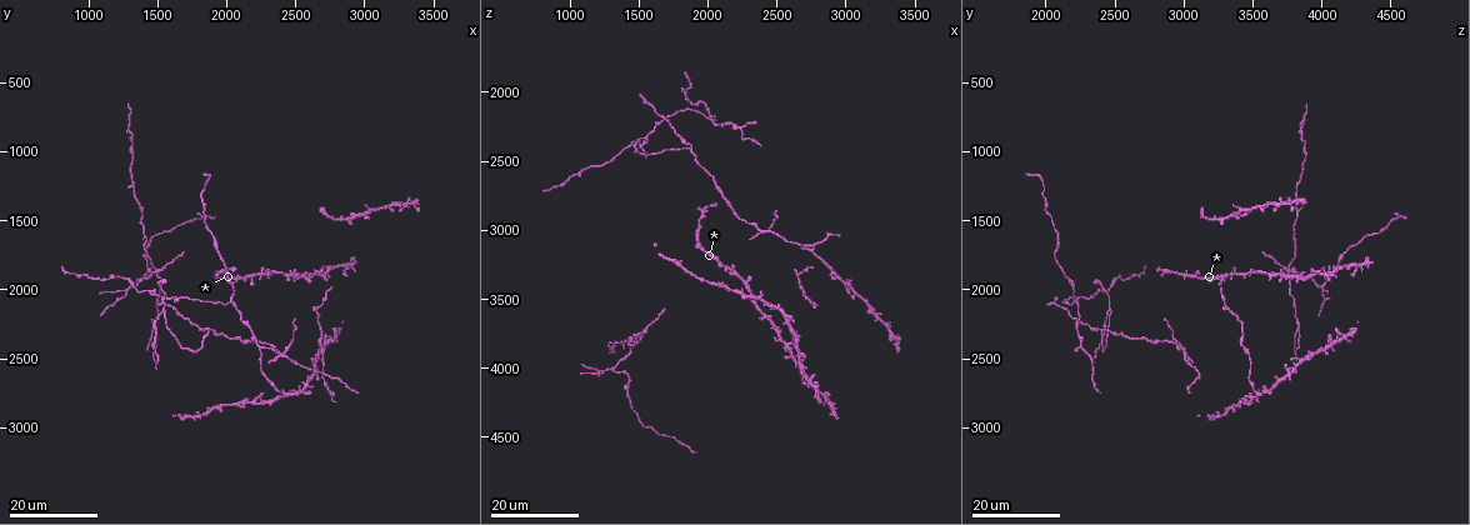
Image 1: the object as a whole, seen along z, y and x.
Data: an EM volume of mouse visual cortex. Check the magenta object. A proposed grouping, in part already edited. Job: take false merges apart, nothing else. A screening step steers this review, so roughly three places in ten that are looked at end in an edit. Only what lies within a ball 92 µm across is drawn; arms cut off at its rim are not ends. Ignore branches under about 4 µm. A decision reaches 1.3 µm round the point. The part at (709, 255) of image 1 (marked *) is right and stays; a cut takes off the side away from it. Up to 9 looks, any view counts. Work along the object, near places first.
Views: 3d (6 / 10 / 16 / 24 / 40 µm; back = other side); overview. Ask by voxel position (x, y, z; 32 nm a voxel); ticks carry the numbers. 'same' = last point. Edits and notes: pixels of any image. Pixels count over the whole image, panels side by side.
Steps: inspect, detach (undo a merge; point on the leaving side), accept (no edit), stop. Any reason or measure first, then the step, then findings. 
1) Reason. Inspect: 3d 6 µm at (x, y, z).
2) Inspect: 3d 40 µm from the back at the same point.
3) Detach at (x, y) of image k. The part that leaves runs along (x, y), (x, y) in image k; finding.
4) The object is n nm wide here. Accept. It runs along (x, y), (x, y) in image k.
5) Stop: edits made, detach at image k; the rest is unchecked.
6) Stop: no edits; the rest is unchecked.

Three arms meet. Inspect: 3d 24 µm at (2020, 2080, 2200).

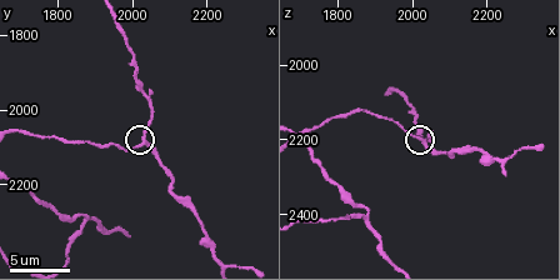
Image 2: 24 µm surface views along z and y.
Inspect: 3d 10 µm at (2030, 2090, 2210).

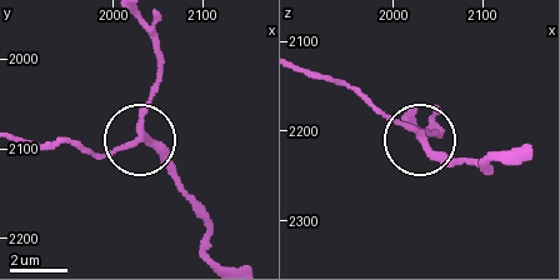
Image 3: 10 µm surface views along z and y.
3 arms meet here. Accept. One cell here.

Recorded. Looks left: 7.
Arms part here. Inspect: 3d 24 µm at (2880, 1480, 3260).

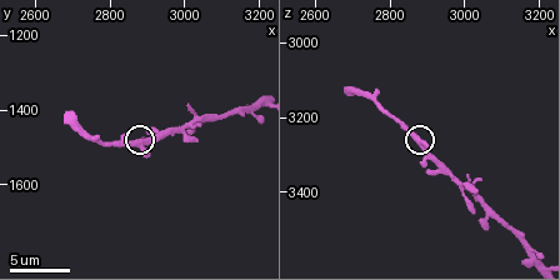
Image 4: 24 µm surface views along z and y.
Zoom in. Inspect: 3d 10 µm at (2880, 1490, 3280).

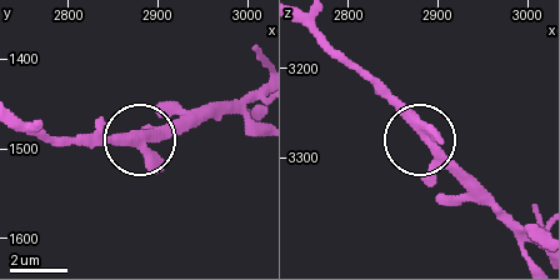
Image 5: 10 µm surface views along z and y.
Accept. All the same cell.

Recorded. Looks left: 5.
Three arms meet. Inspect: 3d 16 µm at (2420, 2480, 3000).

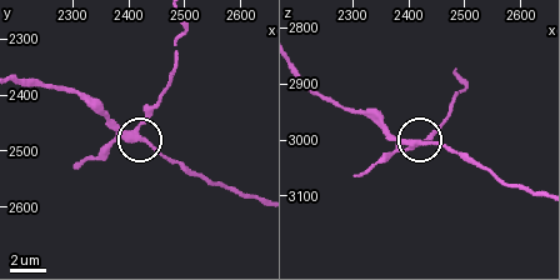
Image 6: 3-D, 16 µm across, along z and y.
Inspect: 3d 6 µm at (2415, 2465, 3005).

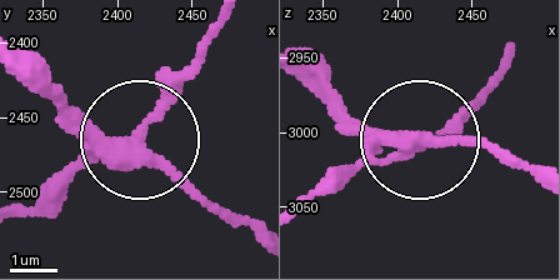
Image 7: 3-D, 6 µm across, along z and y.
The object is 280 nm wide here. Detach at (54, 174) of image 7. The part that leaves runs along (115, 155), (206, 28) in image 7; a second cell is stuck on.

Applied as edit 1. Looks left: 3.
Inspect: overview.

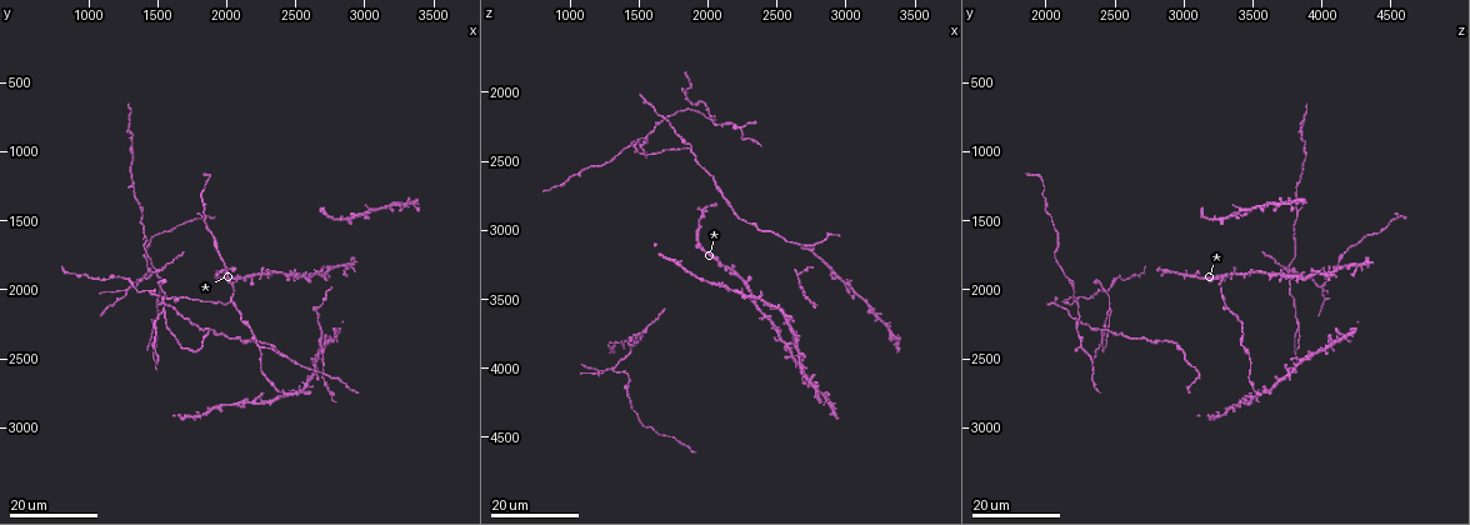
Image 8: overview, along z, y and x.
Two arms in line, one across. Inspect: 3d 24 µm at (1880, 2280, 2400).

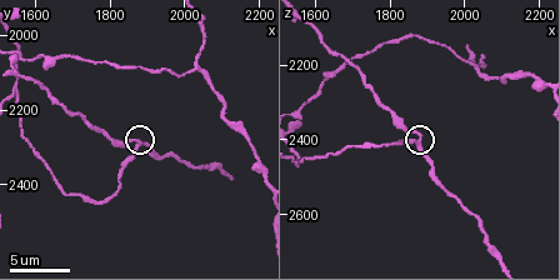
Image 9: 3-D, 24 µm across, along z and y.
Zoom in. Inspect: 3d 6 µm at (1880, 2300, 2400).

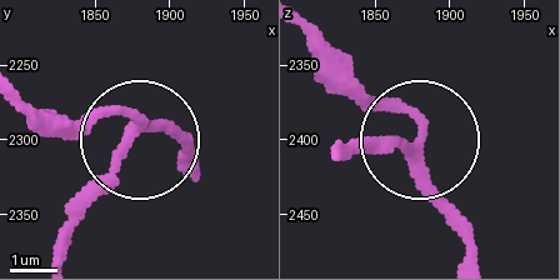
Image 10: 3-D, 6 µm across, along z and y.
The side arm is 20 µm long. Accept. Continuous, no second cell.

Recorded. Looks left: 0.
Stop: edits made, detach at image 7; the rest is unchecked.

